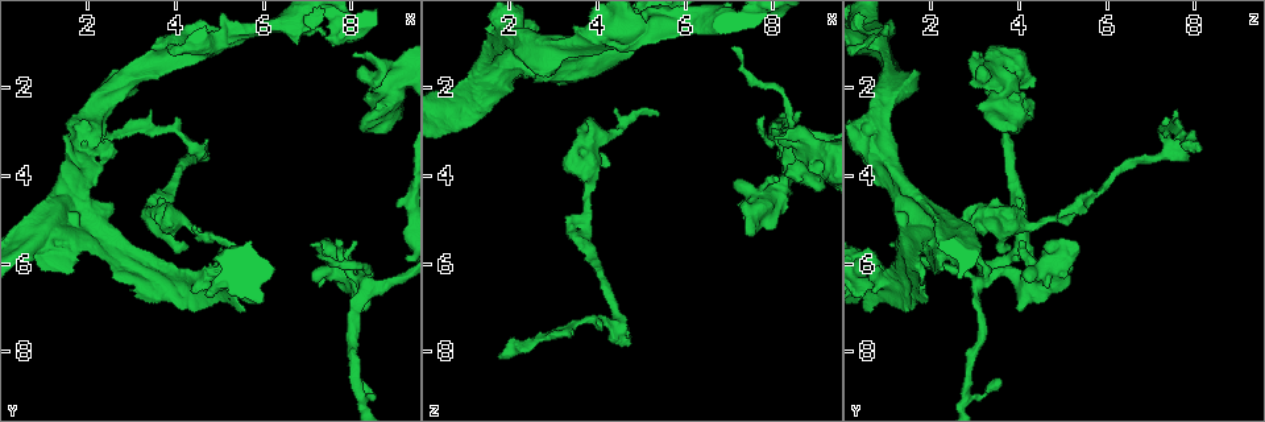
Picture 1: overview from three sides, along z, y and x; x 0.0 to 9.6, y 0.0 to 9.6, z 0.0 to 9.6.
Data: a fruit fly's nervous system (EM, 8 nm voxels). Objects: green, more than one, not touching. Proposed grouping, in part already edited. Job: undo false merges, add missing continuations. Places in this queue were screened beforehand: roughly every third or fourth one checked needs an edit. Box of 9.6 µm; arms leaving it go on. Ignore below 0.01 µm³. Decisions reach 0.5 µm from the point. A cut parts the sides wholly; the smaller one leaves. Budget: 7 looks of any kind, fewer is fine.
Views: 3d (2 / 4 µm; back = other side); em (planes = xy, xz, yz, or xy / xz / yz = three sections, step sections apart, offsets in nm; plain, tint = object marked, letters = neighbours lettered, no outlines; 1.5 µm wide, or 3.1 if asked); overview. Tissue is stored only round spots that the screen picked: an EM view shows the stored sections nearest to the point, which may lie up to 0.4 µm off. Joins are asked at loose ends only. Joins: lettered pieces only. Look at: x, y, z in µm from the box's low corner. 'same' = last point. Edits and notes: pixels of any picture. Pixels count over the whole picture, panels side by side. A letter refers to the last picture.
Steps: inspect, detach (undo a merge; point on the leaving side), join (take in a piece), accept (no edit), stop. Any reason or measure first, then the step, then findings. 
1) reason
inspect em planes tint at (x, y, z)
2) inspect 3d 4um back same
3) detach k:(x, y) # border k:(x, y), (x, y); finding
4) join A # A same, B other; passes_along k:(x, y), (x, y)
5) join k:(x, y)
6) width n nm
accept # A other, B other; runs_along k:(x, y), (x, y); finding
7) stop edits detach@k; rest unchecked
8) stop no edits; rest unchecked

abrupt turn
inspect em xy step 4 plain at (1.75, 3.60, 0.90)

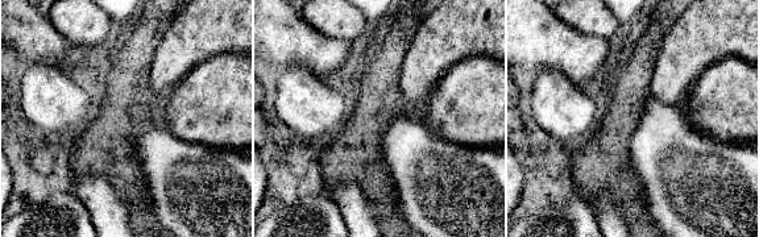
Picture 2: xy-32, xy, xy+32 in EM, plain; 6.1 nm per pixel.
inspect em xy step 4 letters same

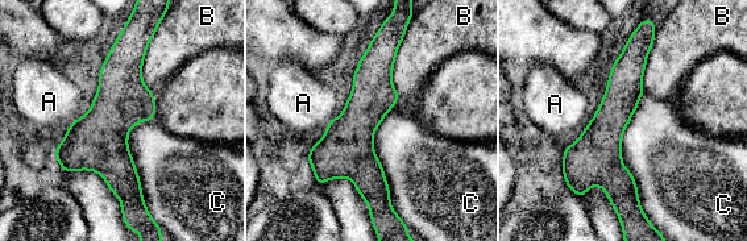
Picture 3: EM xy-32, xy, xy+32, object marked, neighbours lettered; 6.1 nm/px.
accept # A other, B other, C other; runs_along 3:(127, 41), (116, 108), (117, 191); all the same neuron

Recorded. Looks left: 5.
sharp bend
inspect em xz step 8 tint at (3.20, 6.10, 1.55)

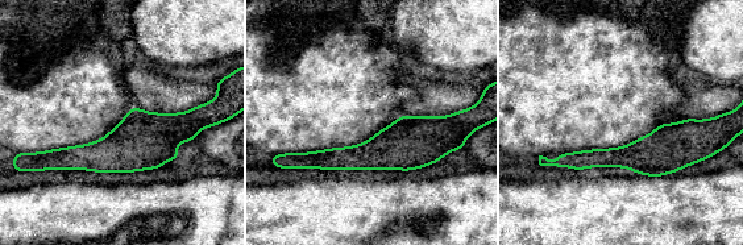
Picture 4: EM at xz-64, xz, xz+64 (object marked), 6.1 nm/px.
another direction
inspect em planes letters same

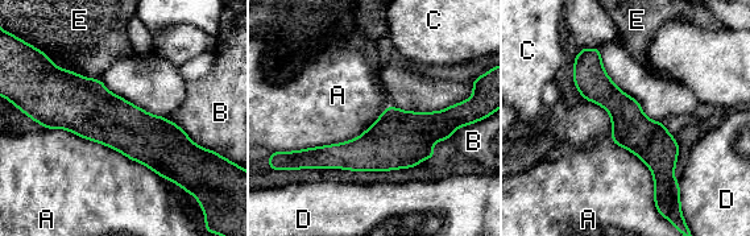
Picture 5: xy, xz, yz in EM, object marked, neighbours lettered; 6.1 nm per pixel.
longest_contact A 800 nm
accept # A other, B other, C other, D other, E other; runs_along 5:(587, 53), (668, 187); one neuron here

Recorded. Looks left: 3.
branch stops here
inspect em planes tint at (1.75, 3.50, 8.05)

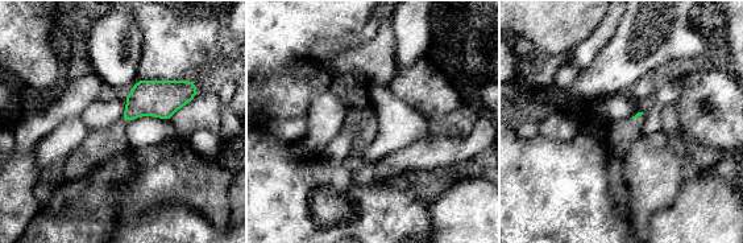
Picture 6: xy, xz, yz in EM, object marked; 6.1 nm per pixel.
what lies round it
inspect em planes letters same

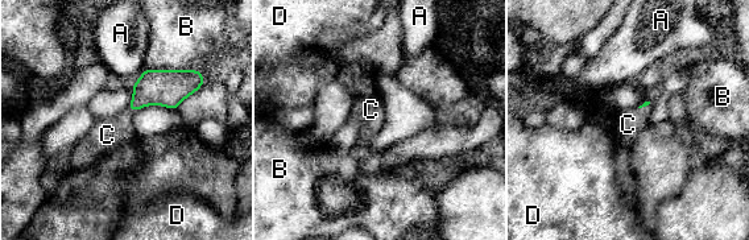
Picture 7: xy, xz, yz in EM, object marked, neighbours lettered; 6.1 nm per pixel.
join C # A other, B other, C same, D other; passes_along 7:(162, 87), (131, 111), (107, 135); it goes on there

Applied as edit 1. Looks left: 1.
stop edits join@7; rest unchecked

